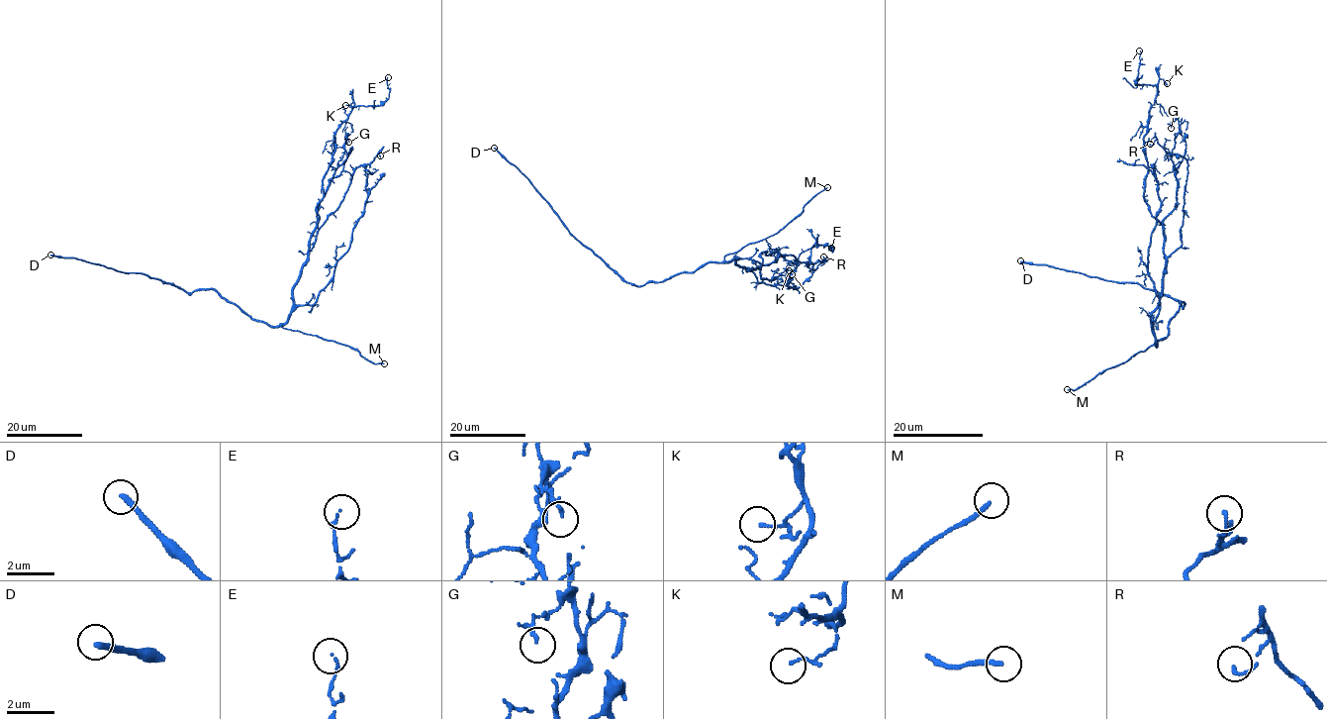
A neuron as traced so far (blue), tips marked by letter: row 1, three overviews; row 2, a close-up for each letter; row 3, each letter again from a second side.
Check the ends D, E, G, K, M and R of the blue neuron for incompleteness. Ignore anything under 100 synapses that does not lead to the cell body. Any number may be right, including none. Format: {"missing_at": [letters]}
{"missing_at": ["D", "M"]}

